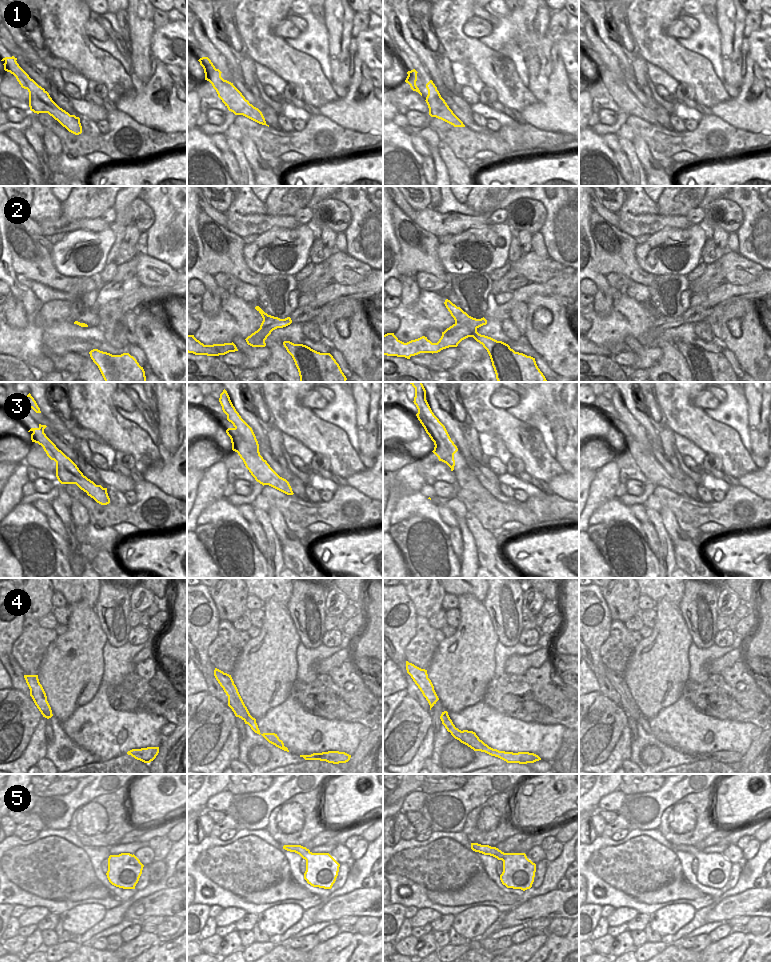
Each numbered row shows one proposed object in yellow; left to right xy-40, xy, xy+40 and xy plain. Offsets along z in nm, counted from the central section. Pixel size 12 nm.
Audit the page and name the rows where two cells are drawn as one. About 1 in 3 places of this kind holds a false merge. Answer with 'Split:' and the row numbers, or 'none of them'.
Split: 1, 2, 3

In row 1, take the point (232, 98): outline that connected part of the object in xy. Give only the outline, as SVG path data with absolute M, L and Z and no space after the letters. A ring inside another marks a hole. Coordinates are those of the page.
M202 57L198 61L204 69L205 80L212 84L229 111L235 115L243 115L259 124L266 124L262 112L250 104L233 83L221 77L222 72L215 68L208 57Z

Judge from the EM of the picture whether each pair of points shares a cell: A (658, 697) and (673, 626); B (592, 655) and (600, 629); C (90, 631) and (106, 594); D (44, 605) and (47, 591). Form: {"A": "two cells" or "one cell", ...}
{"A": "one cell", "B": "one cell", "C": "two cells", "D": "one cell"}

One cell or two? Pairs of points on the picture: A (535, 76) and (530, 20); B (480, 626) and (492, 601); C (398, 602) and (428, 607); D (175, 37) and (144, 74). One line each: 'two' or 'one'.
A: one
B: two
C: two
D: two

